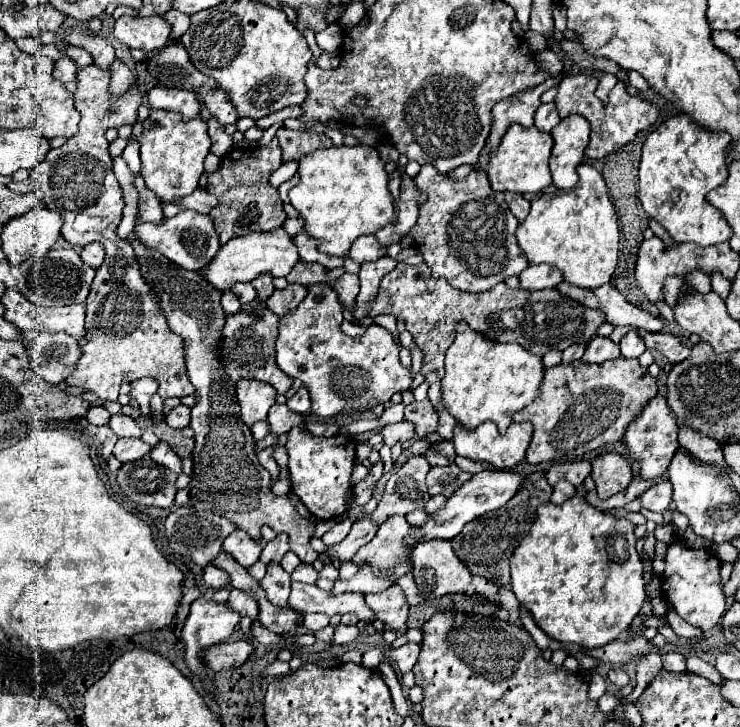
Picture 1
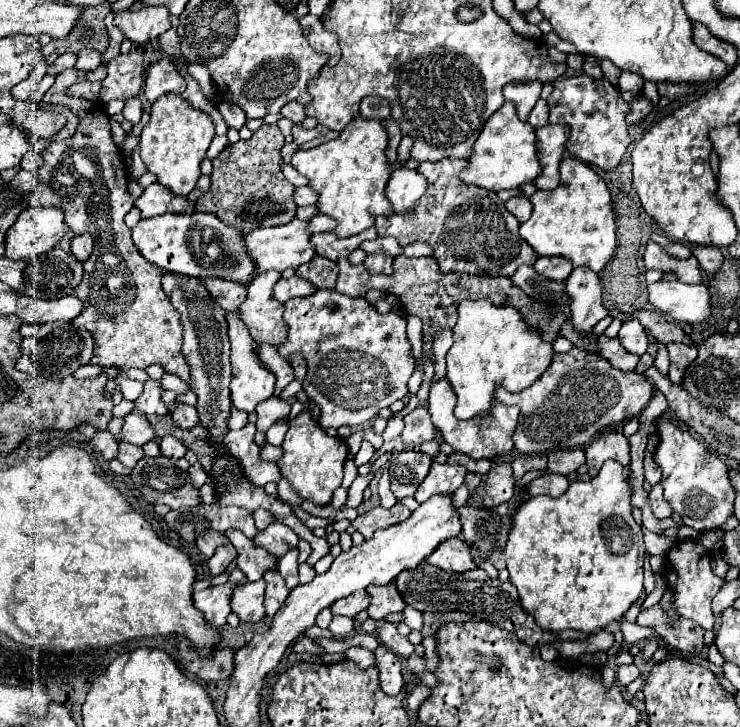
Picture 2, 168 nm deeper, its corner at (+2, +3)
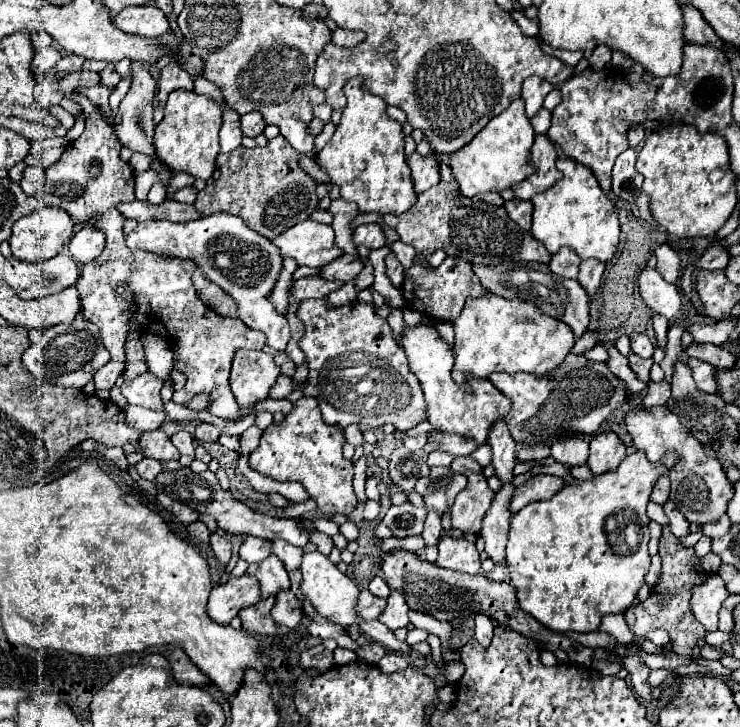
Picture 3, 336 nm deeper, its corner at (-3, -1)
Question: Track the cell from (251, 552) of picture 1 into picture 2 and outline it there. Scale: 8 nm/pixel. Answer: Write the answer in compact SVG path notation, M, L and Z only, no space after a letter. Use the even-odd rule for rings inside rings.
M227 531L231 543L237 549L237 567L245 573L249 581L257 581L263 577L265 571L277 567L277 559L271 557L263 547L255 545L253 539L245 537L241 531Z

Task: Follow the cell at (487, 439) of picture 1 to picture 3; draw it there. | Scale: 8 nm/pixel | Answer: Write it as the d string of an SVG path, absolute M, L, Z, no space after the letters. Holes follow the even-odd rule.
M418 323L414 327L404 327L402 339L398 345L404 349L408 357L408 367L410 371L418 377L426 403L428 403L428 421L446 431L446 433L456 433L464 435L470 439L478 439L478 445L484 445L488 439L488 431L492 423L500 417L506 417L510 411L510 399L502 395L488 379L478 379L472 375L466 375L470 391L466 391L462 385L458 385L452 379L452 349L448 349L448 343L440 337L436 327Z

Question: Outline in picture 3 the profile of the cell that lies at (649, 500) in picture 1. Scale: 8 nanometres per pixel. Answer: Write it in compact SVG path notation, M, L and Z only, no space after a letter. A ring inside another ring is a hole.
M668 501L668 503L664 505L664 511L666 511L666 515L670 517L670 529L672 529L672 533L674 533L678 539L686 537L686 535L690 533L690 521L676 509L676 505L674 505L672 501Z

